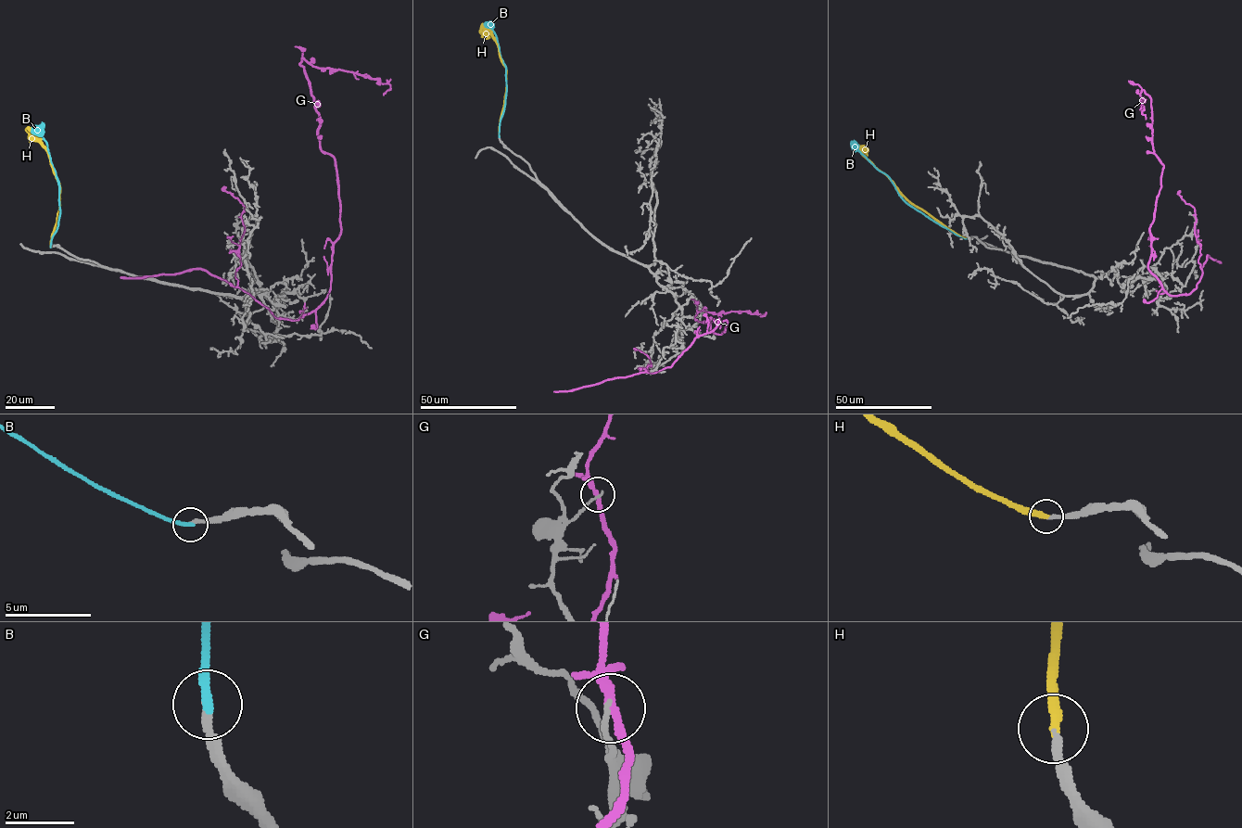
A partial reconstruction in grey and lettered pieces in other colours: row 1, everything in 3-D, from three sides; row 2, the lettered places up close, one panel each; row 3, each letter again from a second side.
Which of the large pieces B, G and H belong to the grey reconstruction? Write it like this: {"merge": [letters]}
{"merge": ["H"]}

